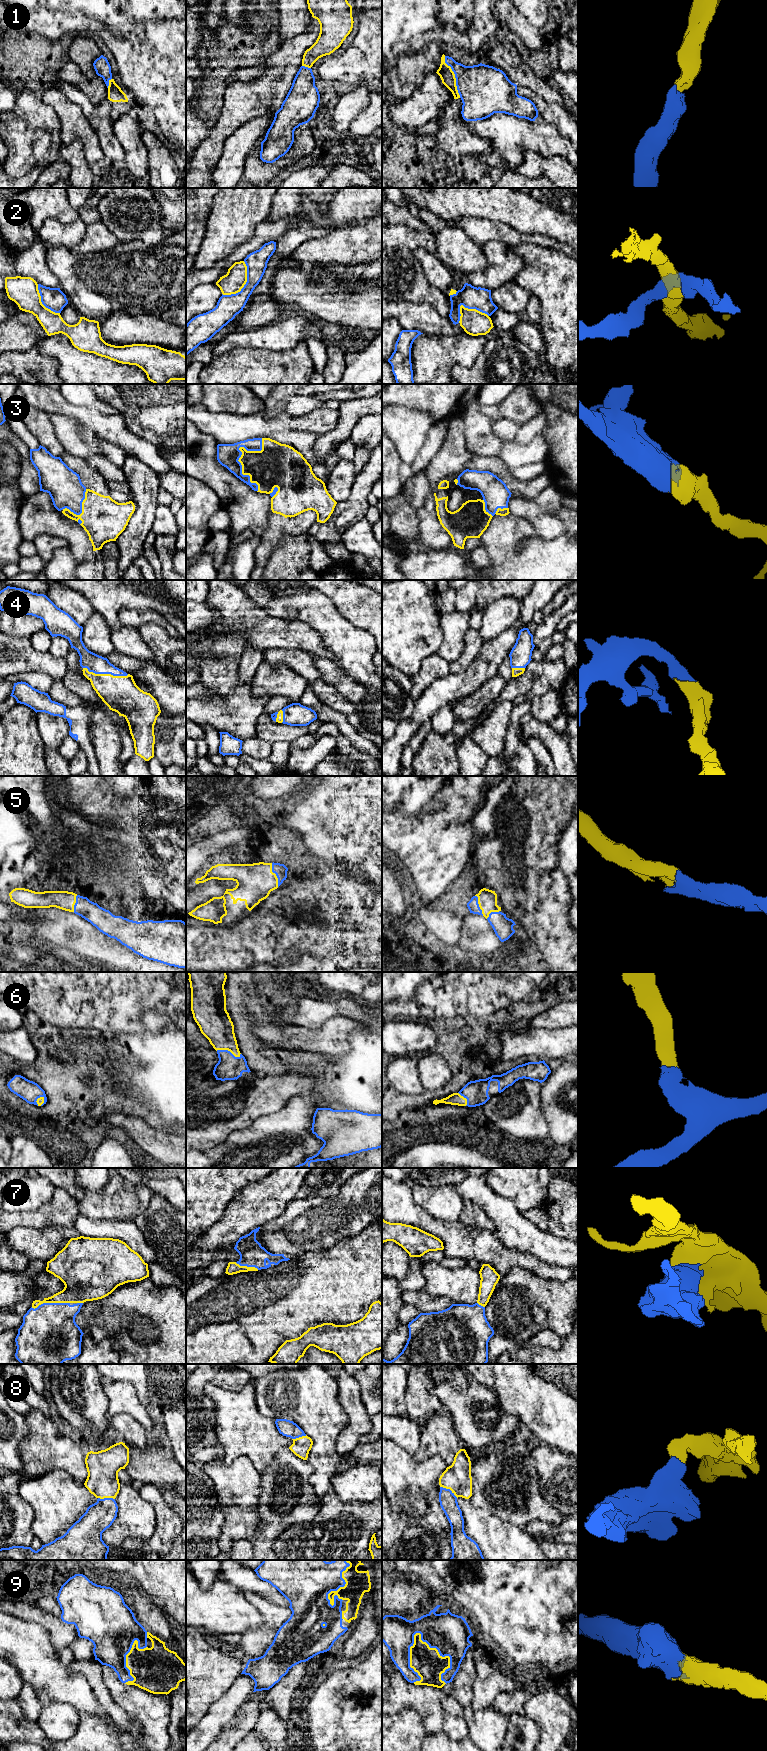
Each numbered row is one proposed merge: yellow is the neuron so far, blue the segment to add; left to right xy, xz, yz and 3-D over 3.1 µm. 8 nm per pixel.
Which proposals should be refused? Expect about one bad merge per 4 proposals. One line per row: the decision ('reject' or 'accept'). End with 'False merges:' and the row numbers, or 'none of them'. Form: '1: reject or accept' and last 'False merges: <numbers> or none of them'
1: accept
2: reject
3: accept
4: accept
5: accept
6: accept
7: accept
8: accept
9: accept
False merges: 2

